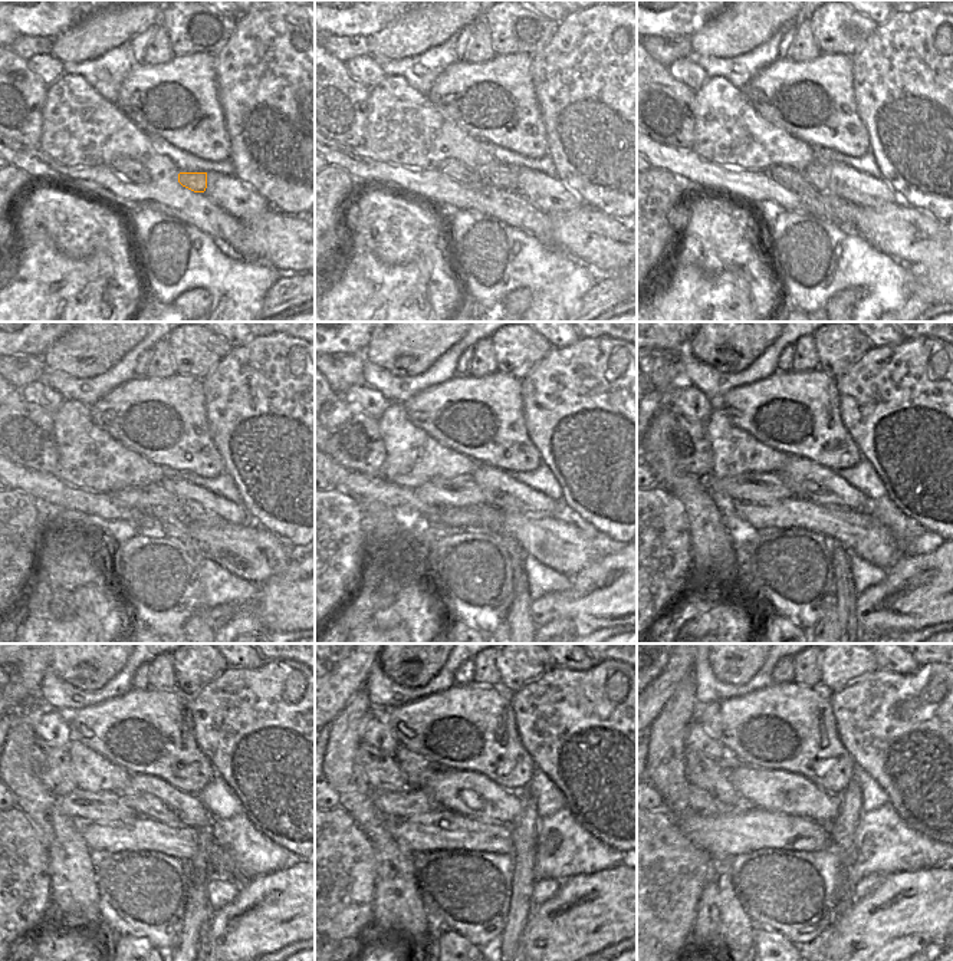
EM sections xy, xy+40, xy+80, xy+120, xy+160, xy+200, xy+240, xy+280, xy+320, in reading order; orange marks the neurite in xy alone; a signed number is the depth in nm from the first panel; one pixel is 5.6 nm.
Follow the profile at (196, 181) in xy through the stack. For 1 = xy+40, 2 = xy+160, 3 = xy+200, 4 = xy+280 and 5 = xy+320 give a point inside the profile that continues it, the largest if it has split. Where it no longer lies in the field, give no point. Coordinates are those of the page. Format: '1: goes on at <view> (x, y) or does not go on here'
1: goes on at xy+40 (499, 175)
2: goes on at xy+160 (459, 491)
3: goes on at xy+200 (761, 489)
4: goes on at xy+280 (393, 805)
5: goes on at xy+320 (699, 800)

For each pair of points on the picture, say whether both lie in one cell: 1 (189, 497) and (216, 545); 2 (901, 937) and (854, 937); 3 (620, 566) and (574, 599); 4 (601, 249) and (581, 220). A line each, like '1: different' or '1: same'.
1: different
2: same
3: same
4: same

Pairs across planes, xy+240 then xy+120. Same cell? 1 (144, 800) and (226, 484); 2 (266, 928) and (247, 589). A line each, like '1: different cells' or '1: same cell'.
1: different cells
2: different cells

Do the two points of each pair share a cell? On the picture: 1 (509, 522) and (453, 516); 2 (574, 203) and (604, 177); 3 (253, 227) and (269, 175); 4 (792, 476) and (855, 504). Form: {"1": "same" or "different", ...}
{"1": "same", "2": "different", "3": "different", "4": "same"}

